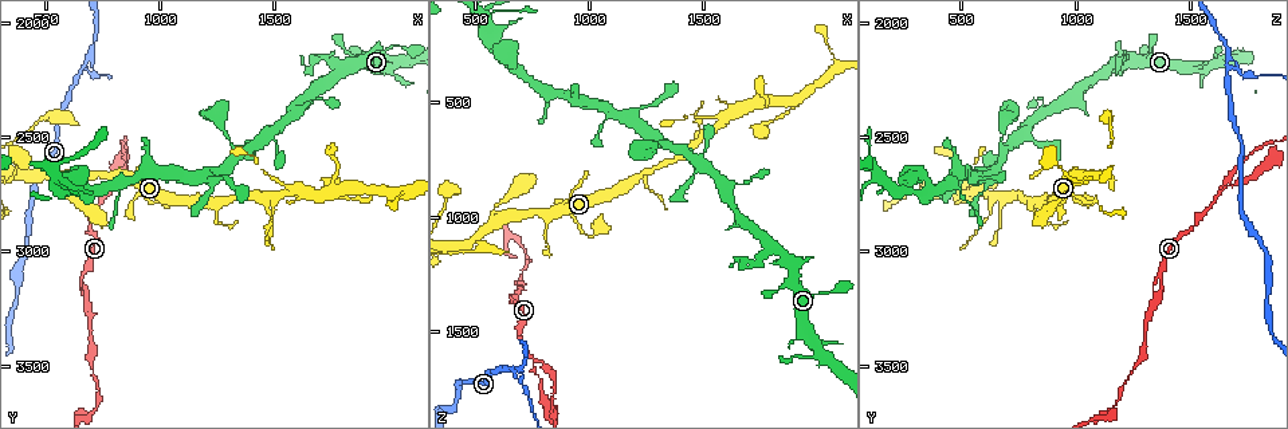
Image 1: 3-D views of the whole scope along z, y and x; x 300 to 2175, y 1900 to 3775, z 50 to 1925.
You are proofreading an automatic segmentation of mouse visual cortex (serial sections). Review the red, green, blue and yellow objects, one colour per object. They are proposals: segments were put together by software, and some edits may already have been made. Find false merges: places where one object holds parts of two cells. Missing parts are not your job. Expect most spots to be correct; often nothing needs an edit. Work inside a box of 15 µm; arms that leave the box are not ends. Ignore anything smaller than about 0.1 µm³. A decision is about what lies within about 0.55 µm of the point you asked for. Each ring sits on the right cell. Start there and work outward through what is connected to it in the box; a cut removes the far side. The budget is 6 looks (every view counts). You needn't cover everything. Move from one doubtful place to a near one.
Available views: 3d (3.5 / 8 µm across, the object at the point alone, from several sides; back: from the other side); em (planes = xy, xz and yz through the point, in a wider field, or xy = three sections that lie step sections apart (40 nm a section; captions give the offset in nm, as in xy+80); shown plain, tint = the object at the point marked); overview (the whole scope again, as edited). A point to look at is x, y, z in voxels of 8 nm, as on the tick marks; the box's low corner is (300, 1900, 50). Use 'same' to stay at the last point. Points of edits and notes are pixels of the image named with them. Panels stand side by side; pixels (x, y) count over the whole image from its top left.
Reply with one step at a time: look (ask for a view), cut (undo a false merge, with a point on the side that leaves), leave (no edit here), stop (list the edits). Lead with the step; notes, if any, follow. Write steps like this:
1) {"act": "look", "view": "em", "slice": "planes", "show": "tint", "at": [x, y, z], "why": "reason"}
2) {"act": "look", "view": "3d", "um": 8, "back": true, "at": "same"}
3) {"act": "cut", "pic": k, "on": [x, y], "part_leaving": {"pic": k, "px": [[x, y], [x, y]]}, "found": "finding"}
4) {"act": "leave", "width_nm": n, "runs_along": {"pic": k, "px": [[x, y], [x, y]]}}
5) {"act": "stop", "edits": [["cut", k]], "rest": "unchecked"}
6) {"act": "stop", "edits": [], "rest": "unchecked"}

{"act": "look", "view": "3d", "um": 8, "at": [670, 2210, 1660], "why": "three arms meet"}

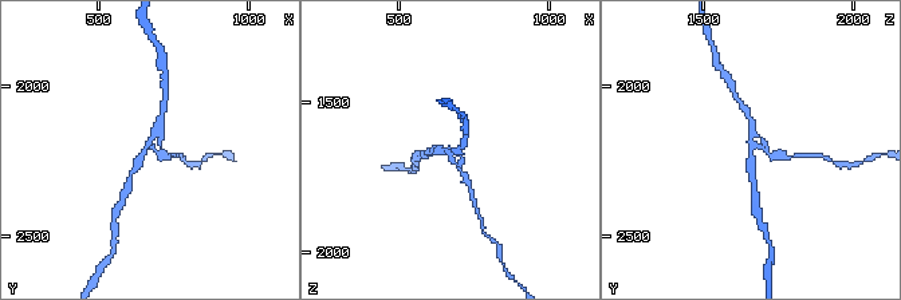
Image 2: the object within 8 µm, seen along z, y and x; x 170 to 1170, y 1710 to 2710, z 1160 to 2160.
{"act": "look", "view": "em", "slice": "xy", "step": 5, "show": "tint", "at": [660, 2210, 1670], "why": "shape alone is not enough"}

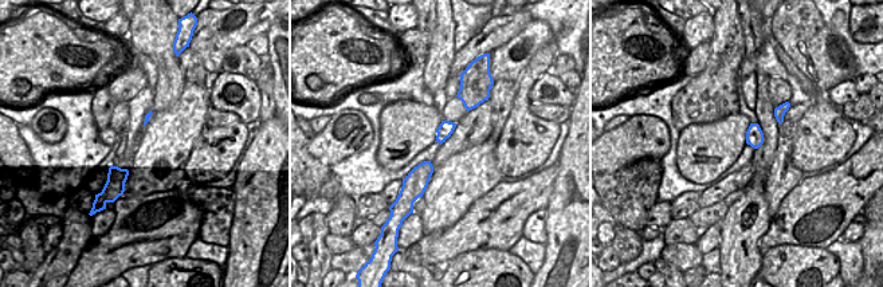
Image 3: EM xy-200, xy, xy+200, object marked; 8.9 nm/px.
{"act": "cut", "pic": 2, "on": [162, 156], "arms": 3, "part_leaving": {"pic": 2, "px": [[448, 153], [468, 178], [473, 200]]}, "found": "two cells meet here"}

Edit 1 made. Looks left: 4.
{"act": "look", "view": "3d", "um": 3.5, "at": [760, 2730, 1660], "why": "narrows sharply"}

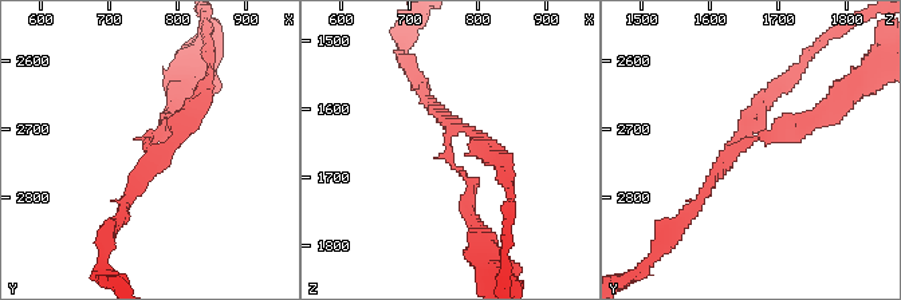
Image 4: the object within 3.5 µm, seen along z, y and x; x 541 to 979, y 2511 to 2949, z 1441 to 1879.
{"act": "look", "view": "em", "slice": "planes", "show": "tint", "at": [760, 2720, 1660]}

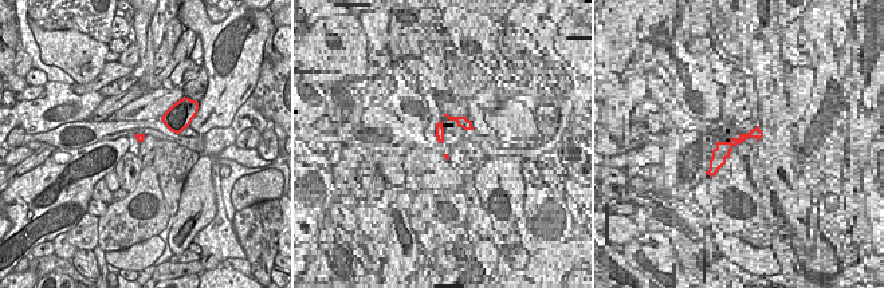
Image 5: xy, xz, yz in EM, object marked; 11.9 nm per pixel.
{"act": "leave", "runs_along": {"pic": 4, "px": [[697, 204], [735, 146], [821, 113]]}, "found": "one cell here"}

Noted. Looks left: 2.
{"act": "look", "view": "3d", "um": 8, "at": [1910, 2720, 470], "why": "thin arm on a thick one"}

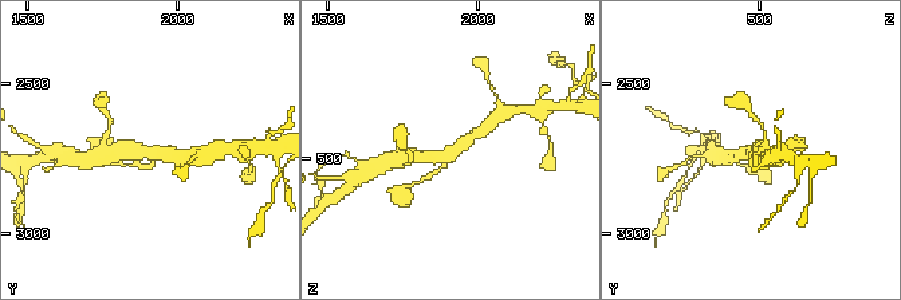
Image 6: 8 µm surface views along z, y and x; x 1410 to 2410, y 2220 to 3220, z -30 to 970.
{"act": "look", "view": "em", "slice": "xy", "step": 2, "show": "tint", "at": [1920, 2730, 480], "arms": 3, "arm_widths_nm": [150, 300, 400]}

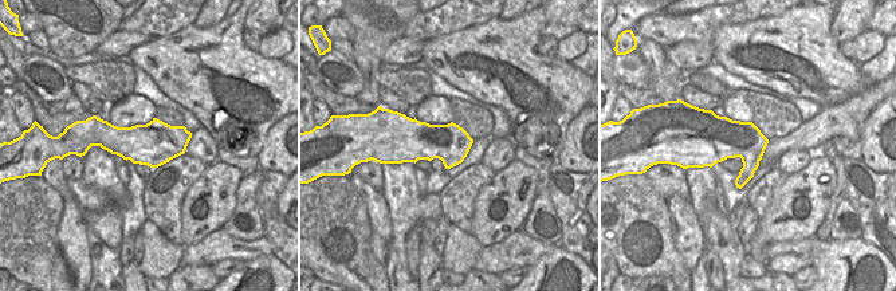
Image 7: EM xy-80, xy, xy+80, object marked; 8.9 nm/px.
{"act": "leave", "runs_along": {"pic": 6, "px": [[414, 157], [443, 157], [484, 127]]}, "found": "continuous, no second cell"}

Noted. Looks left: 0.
{"act": "stop", "edits": [["cut", 2]], "rest": "unchecked"}

